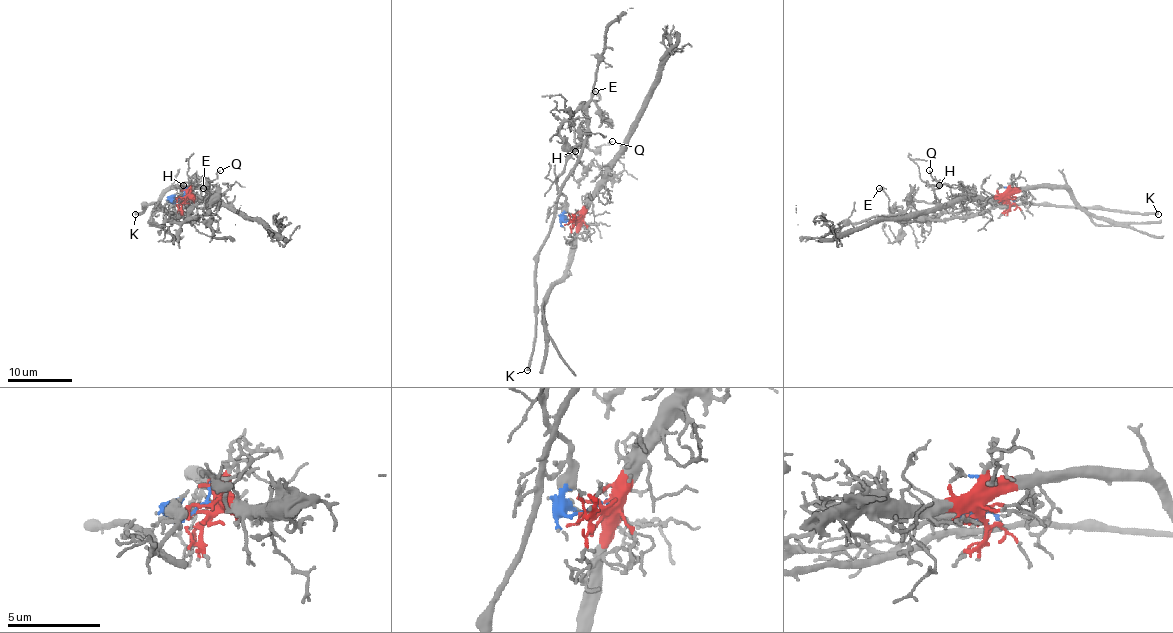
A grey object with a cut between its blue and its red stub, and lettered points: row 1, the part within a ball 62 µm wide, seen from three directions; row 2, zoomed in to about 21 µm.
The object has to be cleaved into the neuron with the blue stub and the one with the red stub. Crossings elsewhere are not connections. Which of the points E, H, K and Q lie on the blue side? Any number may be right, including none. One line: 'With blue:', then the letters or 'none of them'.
With blue: E, H, K, Q

